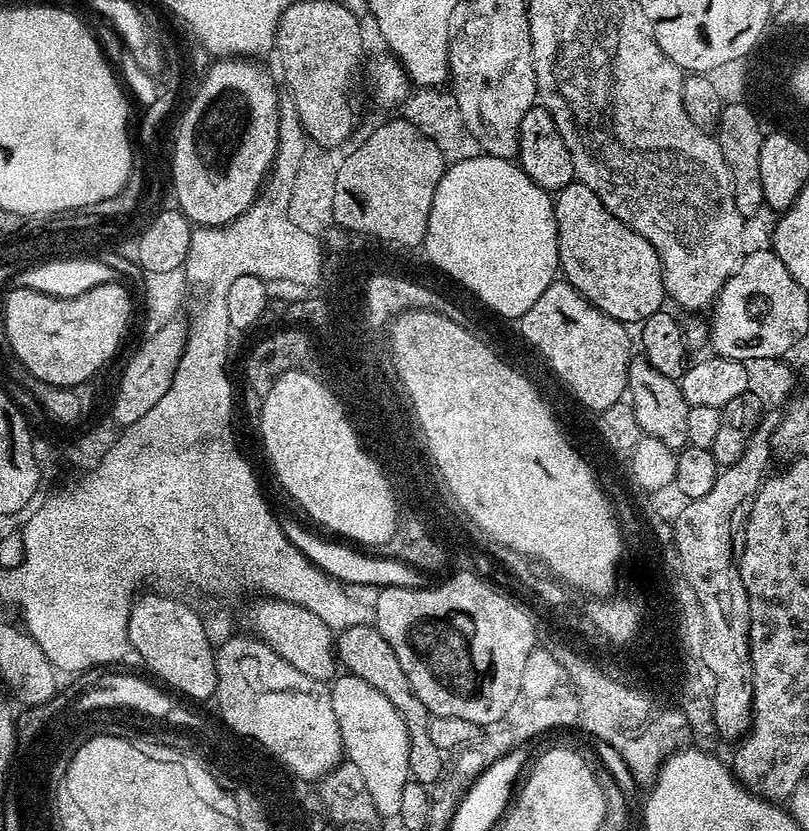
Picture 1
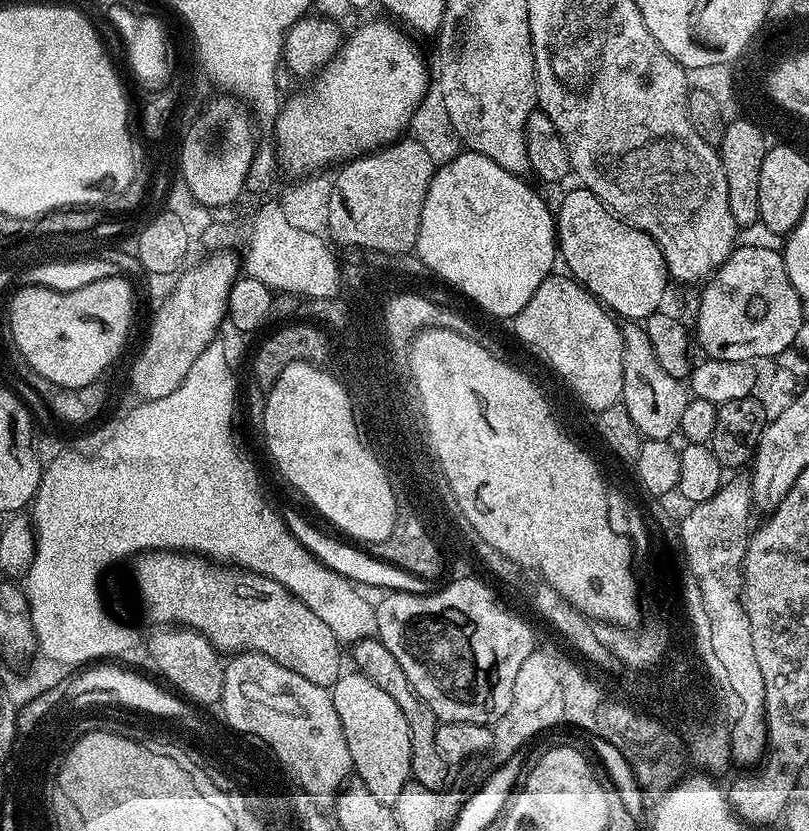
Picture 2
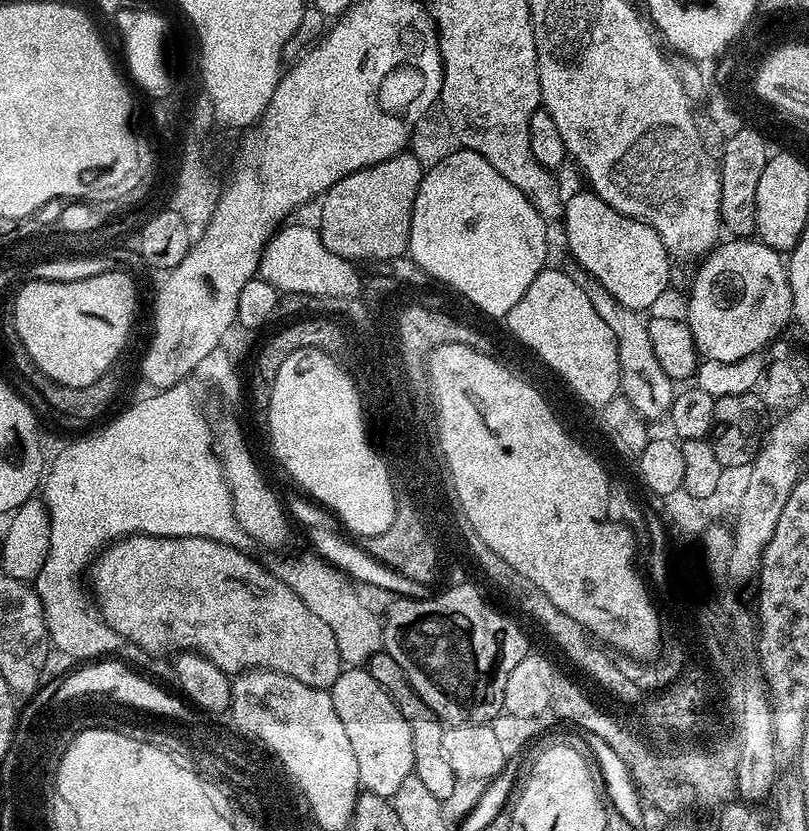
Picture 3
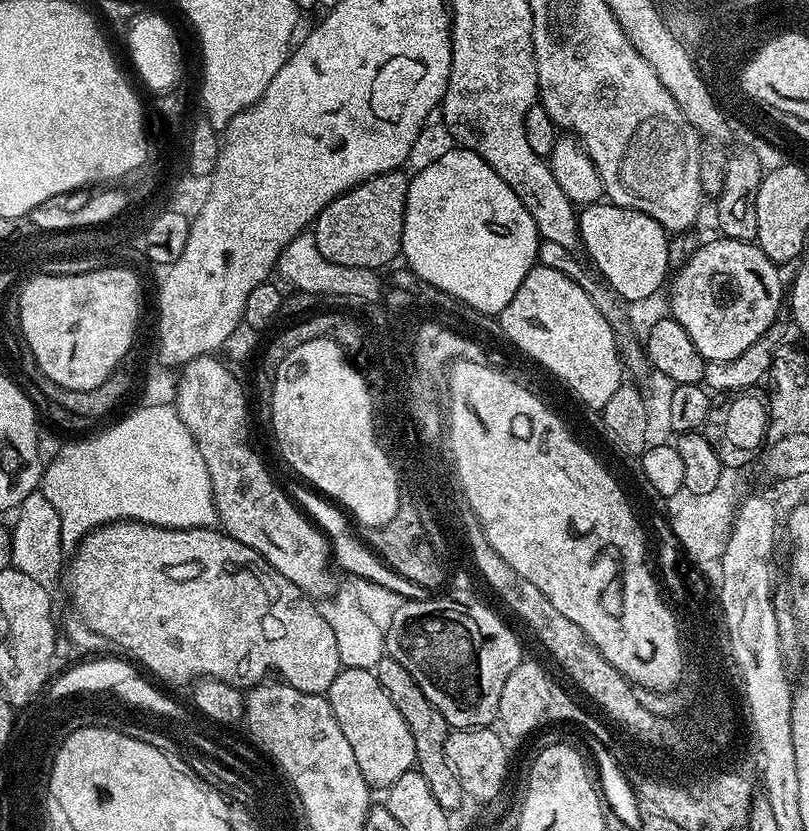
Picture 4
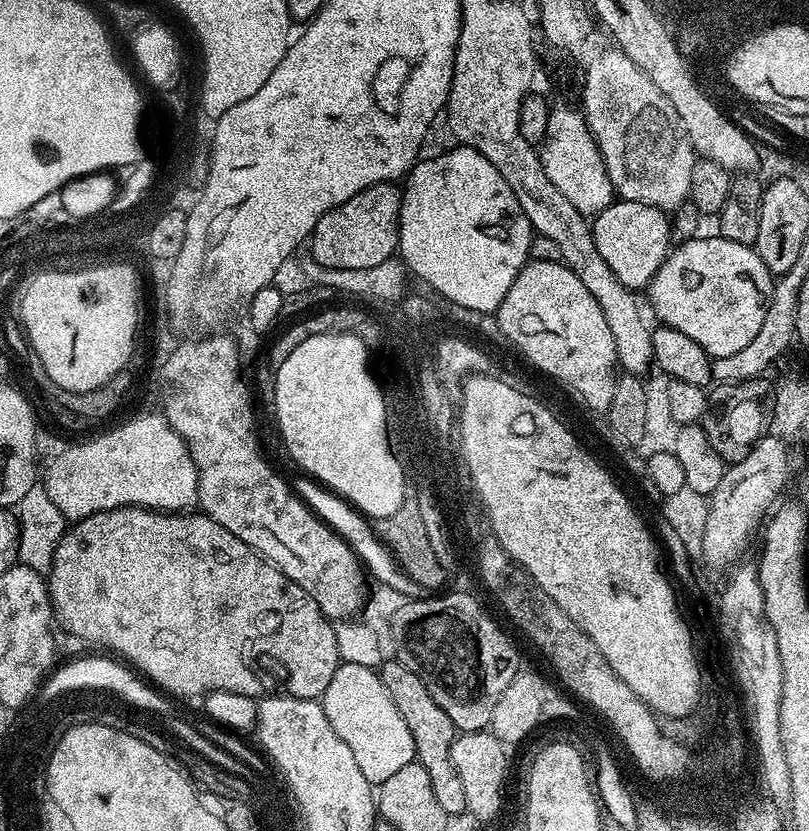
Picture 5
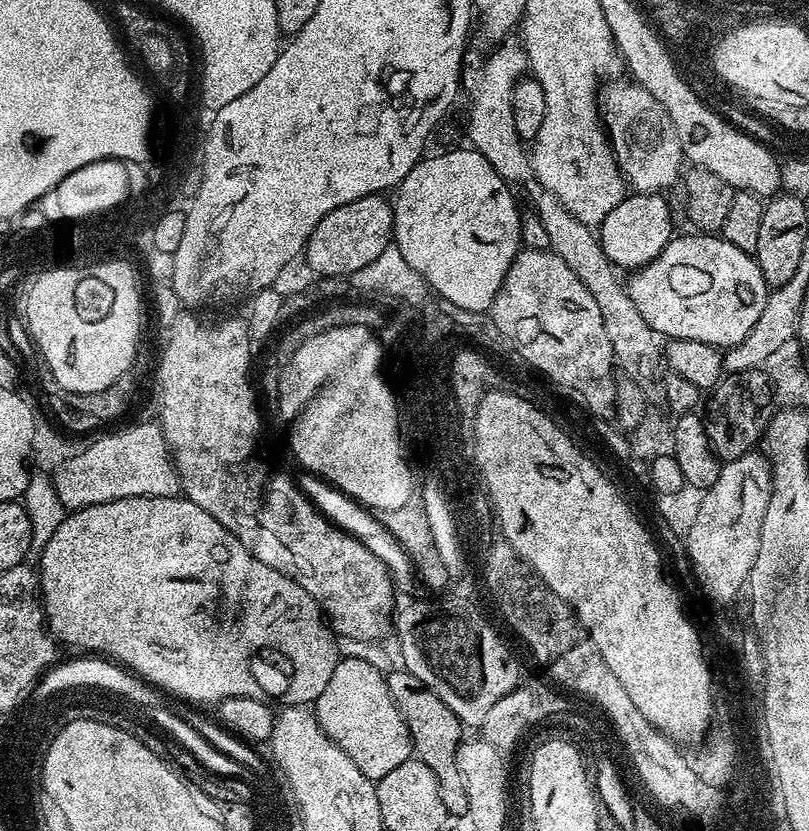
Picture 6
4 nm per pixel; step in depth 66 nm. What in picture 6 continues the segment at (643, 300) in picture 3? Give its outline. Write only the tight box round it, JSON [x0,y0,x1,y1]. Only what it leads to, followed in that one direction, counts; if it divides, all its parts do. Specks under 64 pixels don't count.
[598,192,674,270]

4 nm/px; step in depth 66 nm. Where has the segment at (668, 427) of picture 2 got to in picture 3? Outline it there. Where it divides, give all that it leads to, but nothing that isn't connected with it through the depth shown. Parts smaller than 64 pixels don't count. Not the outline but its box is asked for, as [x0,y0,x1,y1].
[554,254,674,421]

